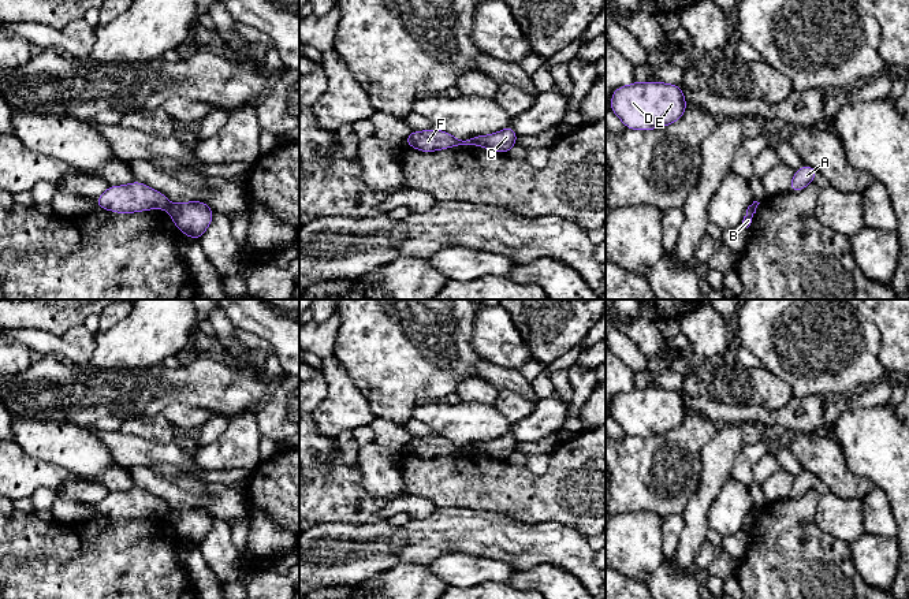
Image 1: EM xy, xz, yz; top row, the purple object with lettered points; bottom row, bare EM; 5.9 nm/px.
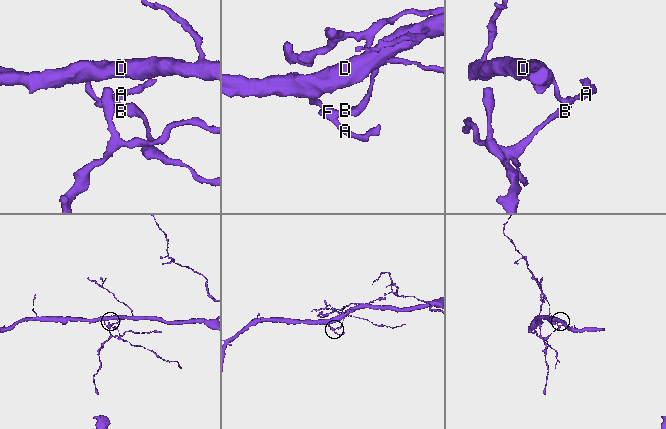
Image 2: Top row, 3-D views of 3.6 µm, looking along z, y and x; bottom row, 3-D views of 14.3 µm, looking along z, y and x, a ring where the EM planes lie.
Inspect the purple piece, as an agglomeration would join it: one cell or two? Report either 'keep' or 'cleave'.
cleave

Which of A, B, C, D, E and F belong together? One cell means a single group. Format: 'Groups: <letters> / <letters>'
Groups: A D E F / B C

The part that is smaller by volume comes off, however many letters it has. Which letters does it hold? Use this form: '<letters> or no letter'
B, C

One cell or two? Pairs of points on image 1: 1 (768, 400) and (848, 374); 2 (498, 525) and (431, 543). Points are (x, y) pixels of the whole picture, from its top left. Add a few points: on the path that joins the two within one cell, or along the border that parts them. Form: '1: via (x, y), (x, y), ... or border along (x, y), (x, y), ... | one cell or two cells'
1: border along (767, 371), (779, 376), (789, 386), (794, 397) | two cells
2: via (481, 531), (447, 531) | one cell

